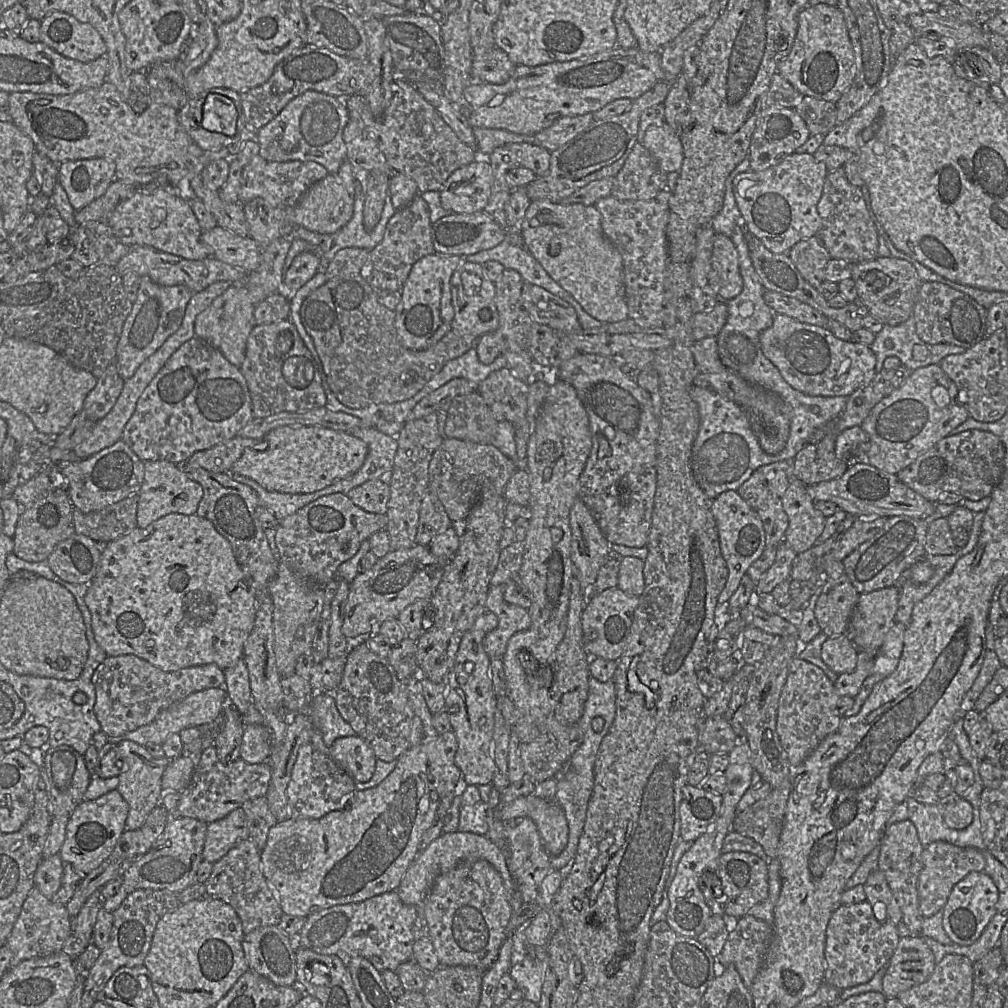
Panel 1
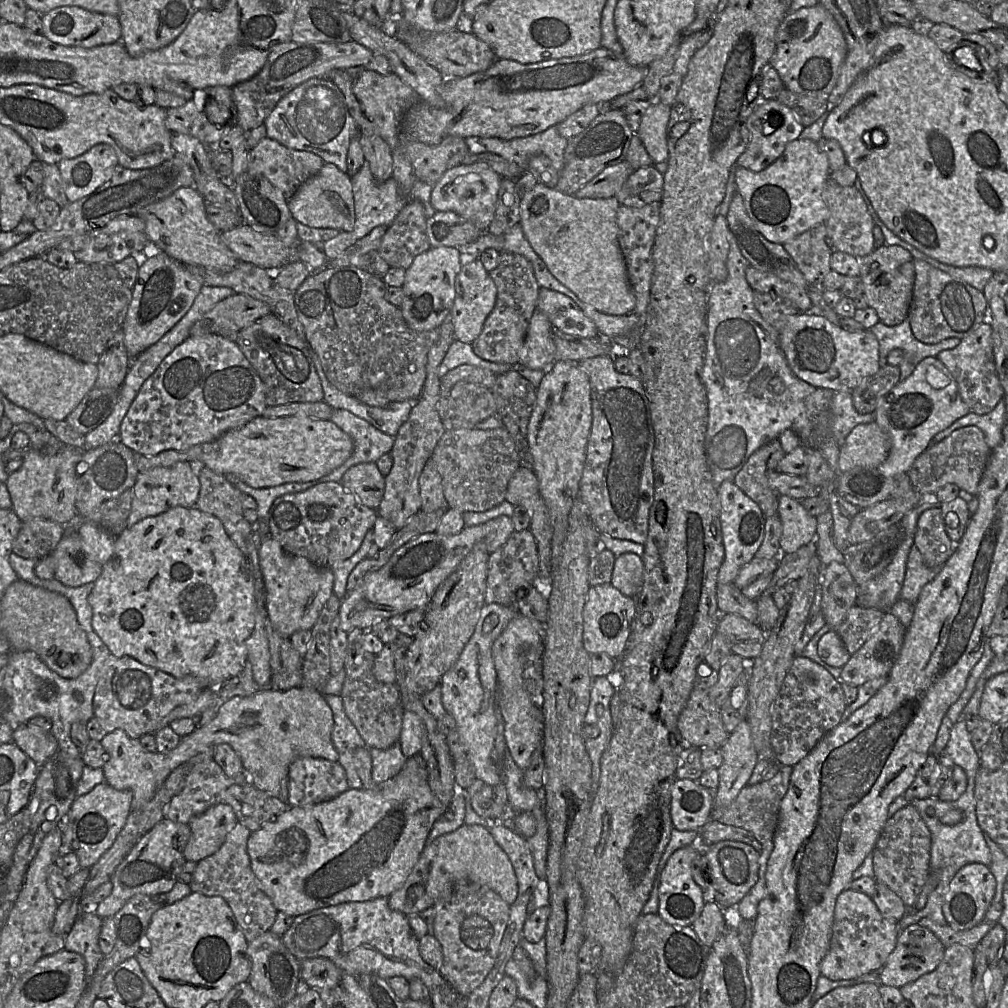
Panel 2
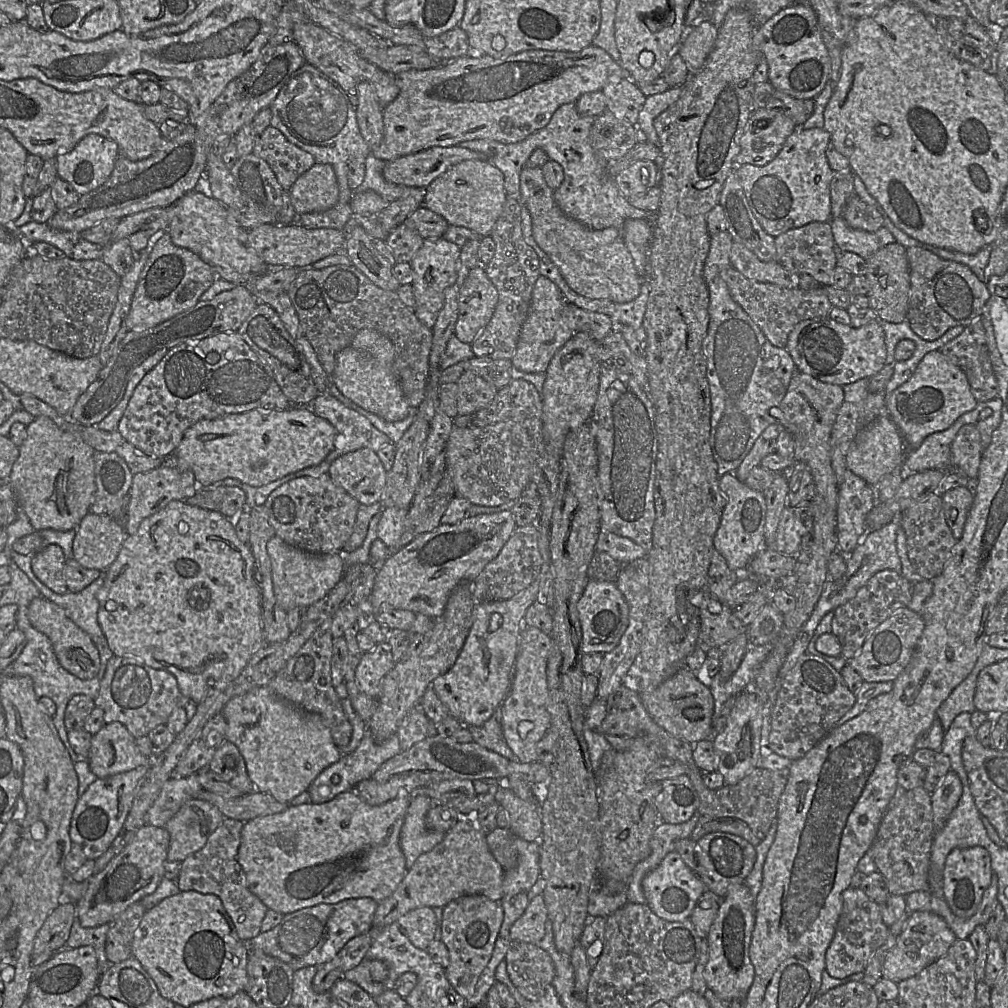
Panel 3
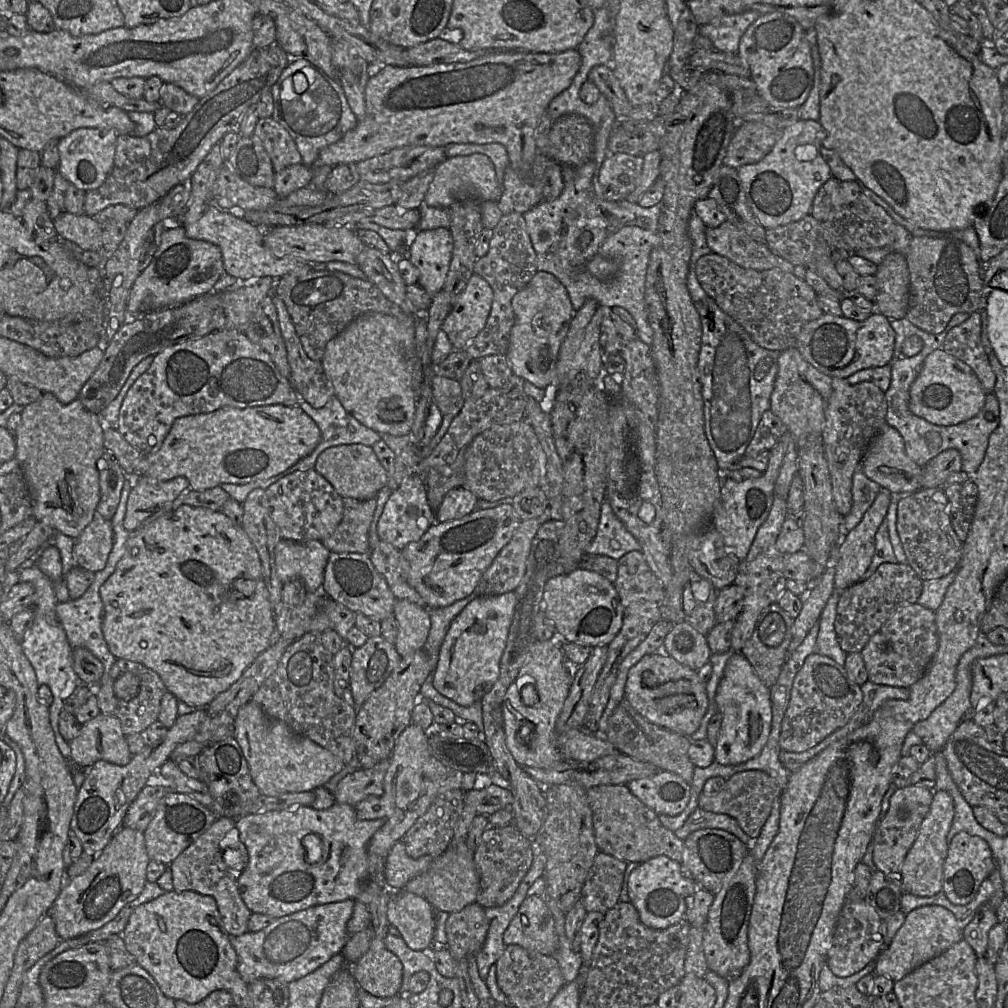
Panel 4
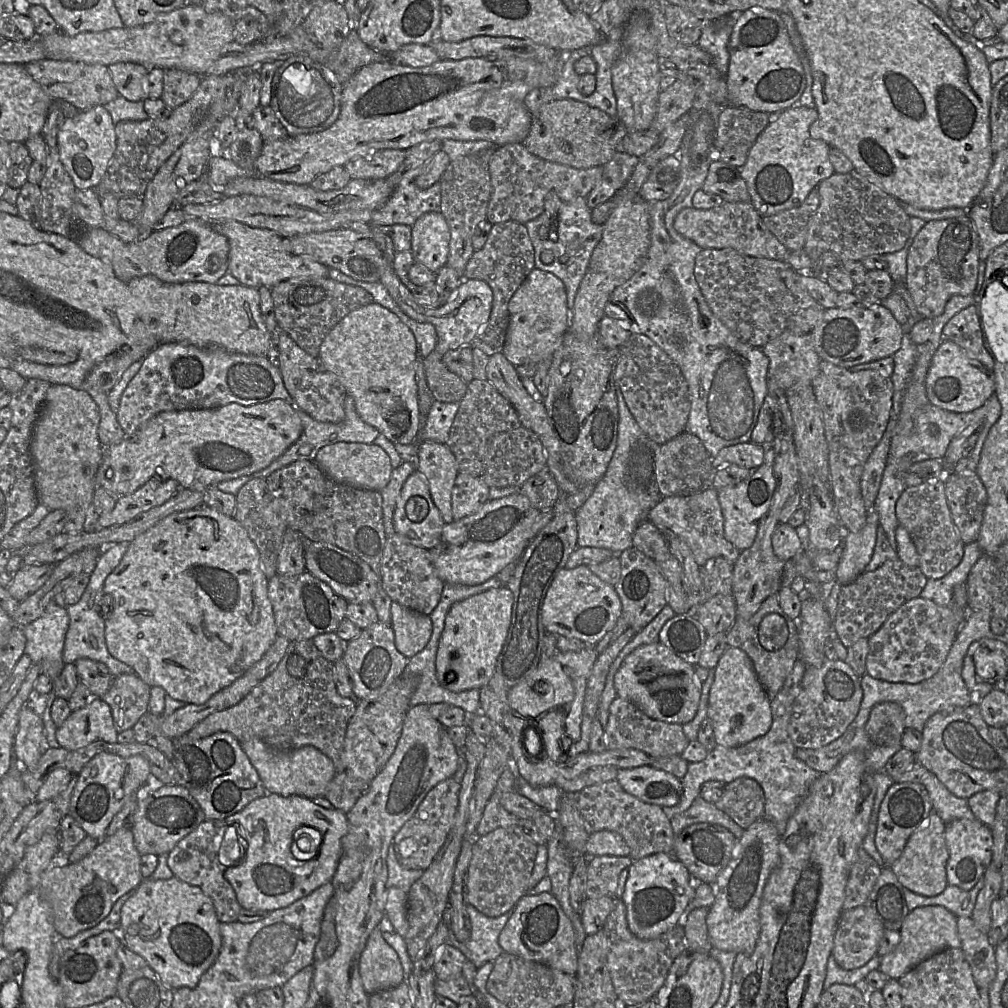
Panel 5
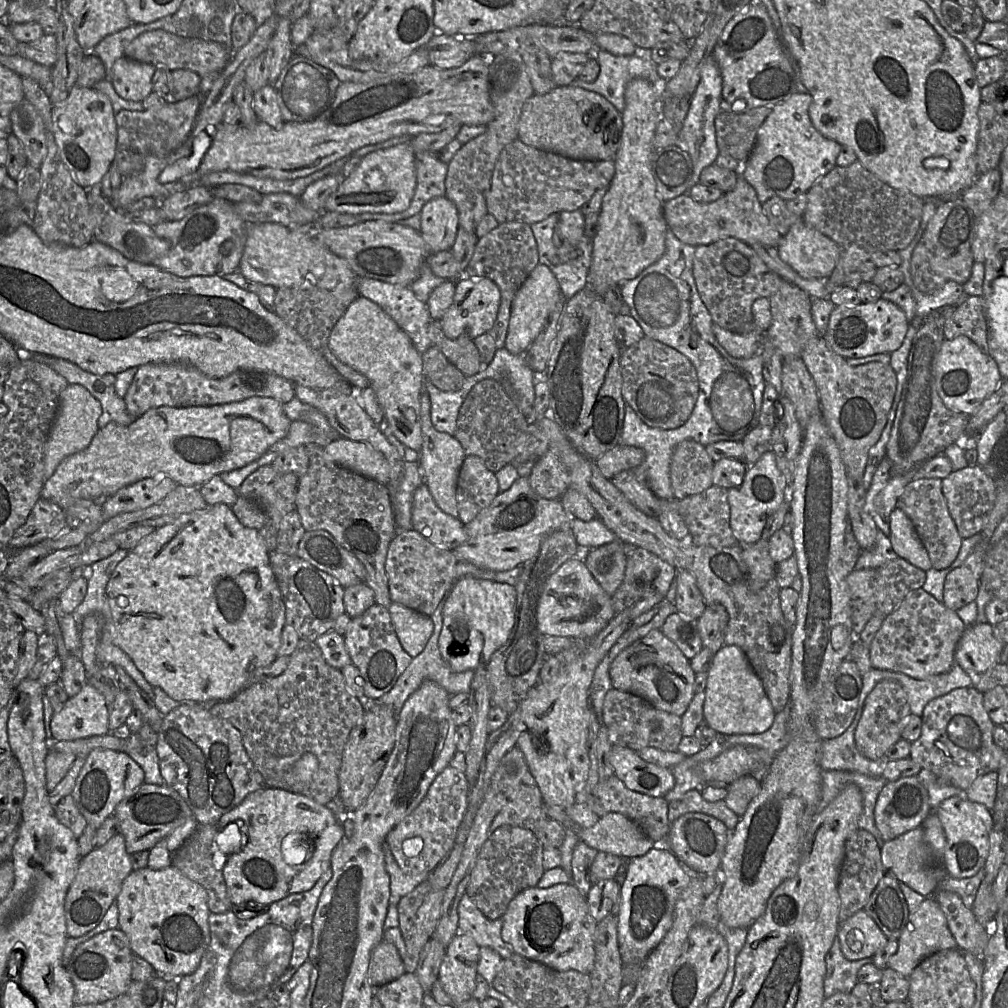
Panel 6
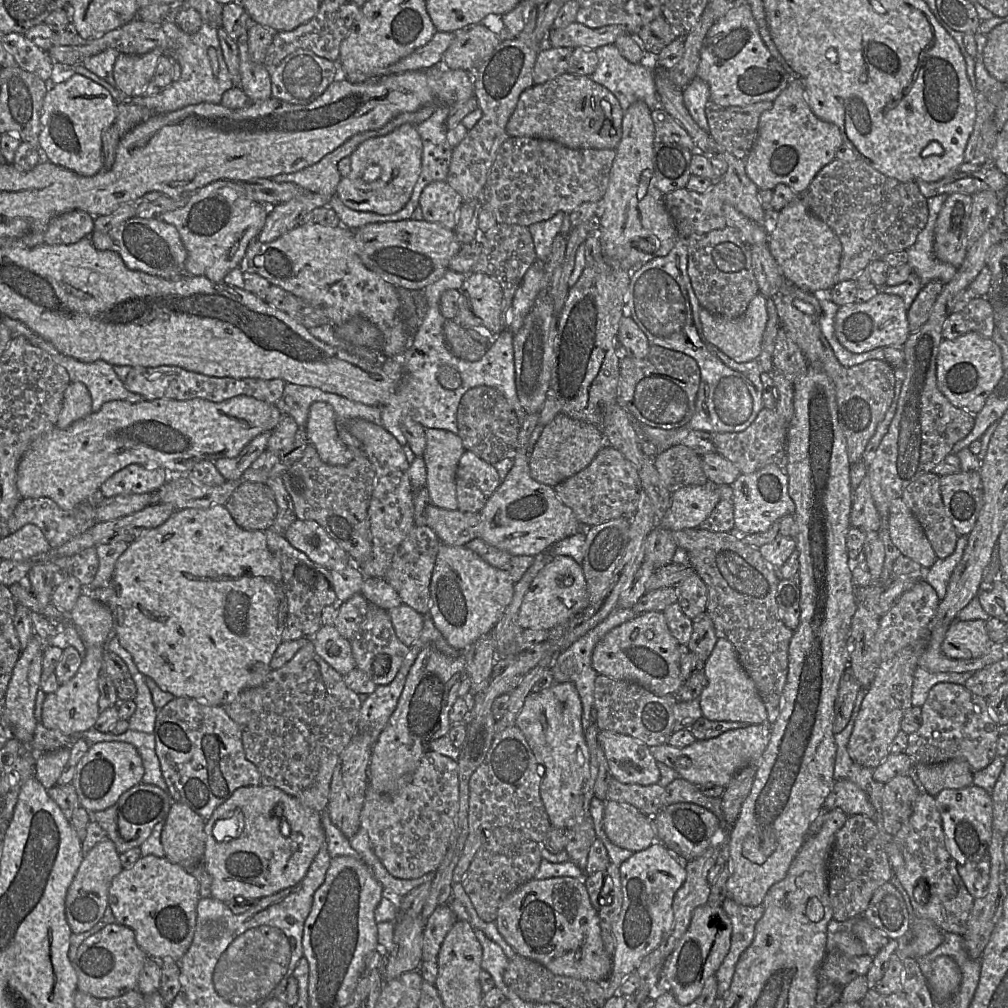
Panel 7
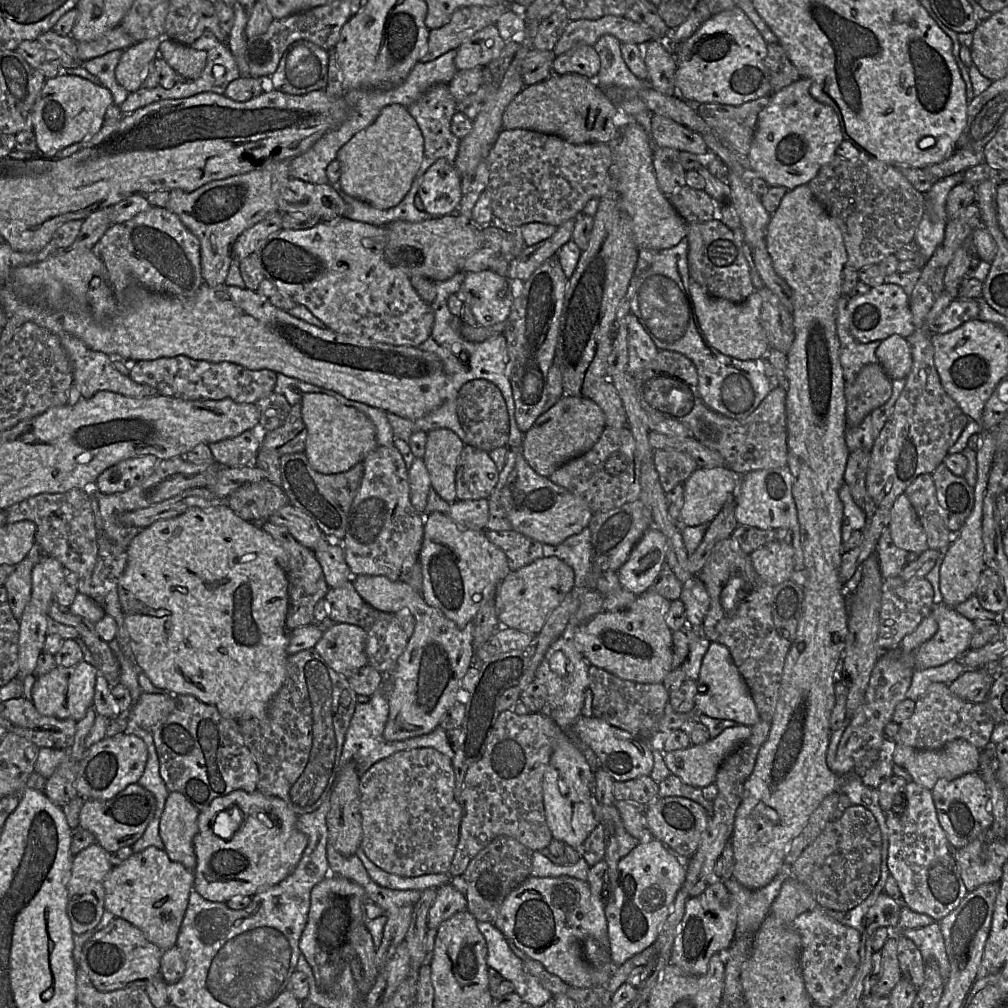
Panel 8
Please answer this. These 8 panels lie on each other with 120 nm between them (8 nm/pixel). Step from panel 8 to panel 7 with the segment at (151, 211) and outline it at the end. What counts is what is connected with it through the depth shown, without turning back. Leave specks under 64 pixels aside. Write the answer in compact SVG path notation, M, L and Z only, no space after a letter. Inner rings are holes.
M133 217L109 231L92 232L89 238L96 249L118 253L125 265L131 270L172 281L188 275L185 273L187 250L178 230L173 225L159 219Z

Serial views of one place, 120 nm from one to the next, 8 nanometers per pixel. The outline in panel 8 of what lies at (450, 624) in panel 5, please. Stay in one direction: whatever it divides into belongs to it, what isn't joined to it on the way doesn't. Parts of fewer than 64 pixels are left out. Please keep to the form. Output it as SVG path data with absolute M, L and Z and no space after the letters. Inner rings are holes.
M441 512L424 516L419 557L424 601L441 610L459 628L473 621L482 605L496 597L498 586L511 572L506 555L488 540L484 531L462 529Z

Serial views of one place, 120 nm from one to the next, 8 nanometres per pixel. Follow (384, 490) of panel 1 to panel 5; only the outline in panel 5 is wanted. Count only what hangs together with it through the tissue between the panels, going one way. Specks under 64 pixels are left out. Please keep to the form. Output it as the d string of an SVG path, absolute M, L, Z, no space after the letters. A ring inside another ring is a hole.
M332 443L319 450L314 462L327 478L340 484L372 491L381 491L389 483L393 471L388 454L374 443Z

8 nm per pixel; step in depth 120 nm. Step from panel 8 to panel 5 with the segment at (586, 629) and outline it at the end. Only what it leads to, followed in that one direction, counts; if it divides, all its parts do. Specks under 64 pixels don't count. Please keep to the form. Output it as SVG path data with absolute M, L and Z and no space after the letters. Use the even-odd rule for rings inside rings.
M656 642L641 645L626 656L615 673L614 688L618 697L632 702L648 717L683 725L697 713L702 686L696 680L695 666Z

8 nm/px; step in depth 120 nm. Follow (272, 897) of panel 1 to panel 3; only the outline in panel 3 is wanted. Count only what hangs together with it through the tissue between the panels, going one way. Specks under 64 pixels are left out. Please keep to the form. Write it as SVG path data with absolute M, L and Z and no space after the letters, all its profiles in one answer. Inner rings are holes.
M224 818L204 847L180 862L176 884L180 892L196 891L217 896L231 918L239 939L249 941L261 933L261 924L268 908L248 889L243 869L237 860L243 824L240 820Z

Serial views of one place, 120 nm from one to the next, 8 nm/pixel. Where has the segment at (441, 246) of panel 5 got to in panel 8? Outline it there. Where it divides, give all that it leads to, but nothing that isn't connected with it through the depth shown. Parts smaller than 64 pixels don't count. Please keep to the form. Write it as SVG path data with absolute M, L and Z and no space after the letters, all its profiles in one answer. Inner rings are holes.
M438 159L421 179L418 195L424 204L424 211L433 218L457 212L462 193L461 177L454 164Z

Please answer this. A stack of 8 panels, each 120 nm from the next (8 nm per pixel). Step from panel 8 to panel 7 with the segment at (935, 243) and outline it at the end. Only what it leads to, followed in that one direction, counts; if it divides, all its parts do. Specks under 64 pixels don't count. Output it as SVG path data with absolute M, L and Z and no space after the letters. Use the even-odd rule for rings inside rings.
M940 194L927 198L928 220L915 243L907 250L908 264L919 278L922 286L939 280L949 283L957 272L953 265L940 261L934 254L934 231L938 214L949 195Z

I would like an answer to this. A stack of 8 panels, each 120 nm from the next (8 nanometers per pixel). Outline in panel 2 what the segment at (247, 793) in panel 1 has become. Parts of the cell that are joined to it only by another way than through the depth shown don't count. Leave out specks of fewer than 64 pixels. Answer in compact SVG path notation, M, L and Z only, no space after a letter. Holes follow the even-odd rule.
M213 759L194 765L182 791L165 807L165 819L189 824L193 817L221 803L222 792L233 784L250 784L250 777L246 771L229 777Z

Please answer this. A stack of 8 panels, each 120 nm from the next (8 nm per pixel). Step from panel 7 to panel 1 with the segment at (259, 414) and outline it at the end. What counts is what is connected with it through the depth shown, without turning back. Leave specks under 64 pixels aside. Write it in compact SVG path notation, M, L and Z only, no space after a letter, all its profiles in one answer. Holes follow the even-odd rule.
M281 426L266 434L264 440L268 444L266 450L246 449L231 471L254 480L268 491L289 494L316 492L350 477L363 466L368 453L368 445L363 440L343 431L320 426Z

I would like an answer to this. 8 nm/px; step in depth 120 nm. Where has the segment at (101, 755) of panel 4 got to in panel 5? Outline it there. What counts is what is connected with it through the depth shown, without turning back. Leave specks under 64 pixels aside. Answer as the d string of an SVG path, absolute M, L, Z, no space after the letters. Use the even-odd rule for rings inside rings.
M99 697L72 711L56 730L59 745L68 750L80 749L96 740L116 743L117 736L111 708Z

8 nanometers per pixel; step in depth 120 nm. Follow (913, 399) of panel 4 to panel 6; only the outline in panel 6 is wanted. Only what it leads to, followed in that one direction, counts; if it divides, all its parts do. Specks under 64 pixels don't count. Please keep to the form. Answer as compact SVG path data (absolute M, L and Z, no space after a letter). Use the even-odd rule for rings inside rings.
M967 336L944 340L936 367L936 389L947 408L971 416L1002 381L998 365Z

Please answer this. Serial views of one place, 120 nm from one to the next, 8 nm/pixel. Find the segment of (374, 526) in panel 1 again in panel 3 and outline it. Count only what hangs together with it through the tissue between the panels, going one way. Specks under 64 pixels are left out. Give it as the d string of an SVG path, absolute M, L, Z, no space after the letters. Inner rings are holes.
M322 474L319 477L302 476L282 484L269 494L265 505L276 536L284 542L310 553L332 554L340 553L350 538L360 503L336 485L328 474Z

